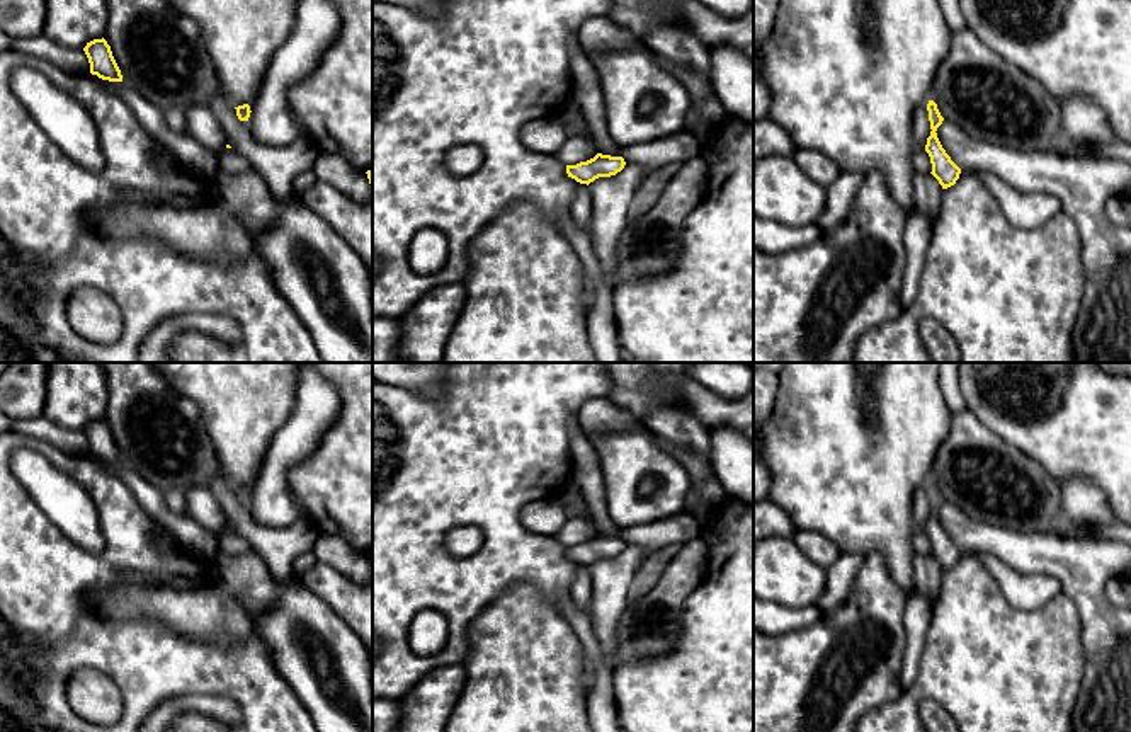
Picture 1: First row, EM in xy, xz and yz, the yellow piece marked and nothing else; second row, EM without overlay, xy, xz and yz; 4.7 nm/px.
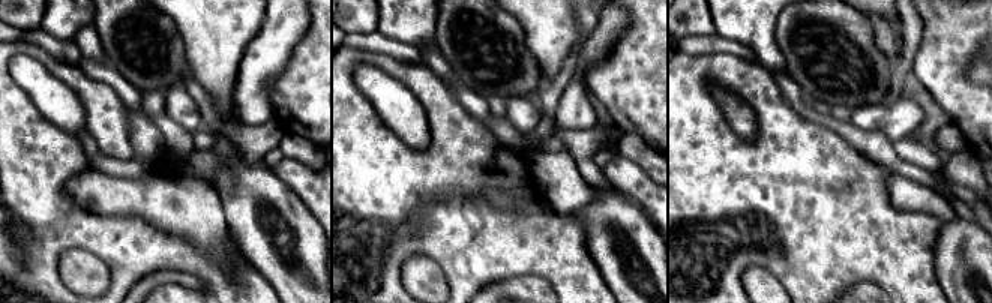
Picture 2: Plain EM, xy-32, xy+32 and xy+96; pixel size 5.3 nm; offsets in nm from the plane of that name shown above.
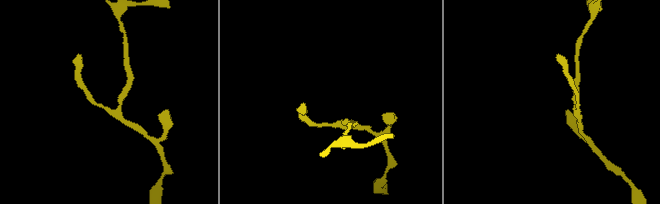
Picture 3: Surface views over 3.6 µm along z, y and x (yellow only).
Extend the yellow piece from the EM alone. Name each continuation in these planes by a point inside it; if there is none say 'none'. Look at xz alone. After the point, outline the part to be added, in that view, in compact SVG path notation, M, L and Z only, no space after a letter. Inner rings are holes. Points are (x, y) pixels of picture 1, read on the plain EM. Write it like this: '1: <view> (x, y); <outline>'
none

